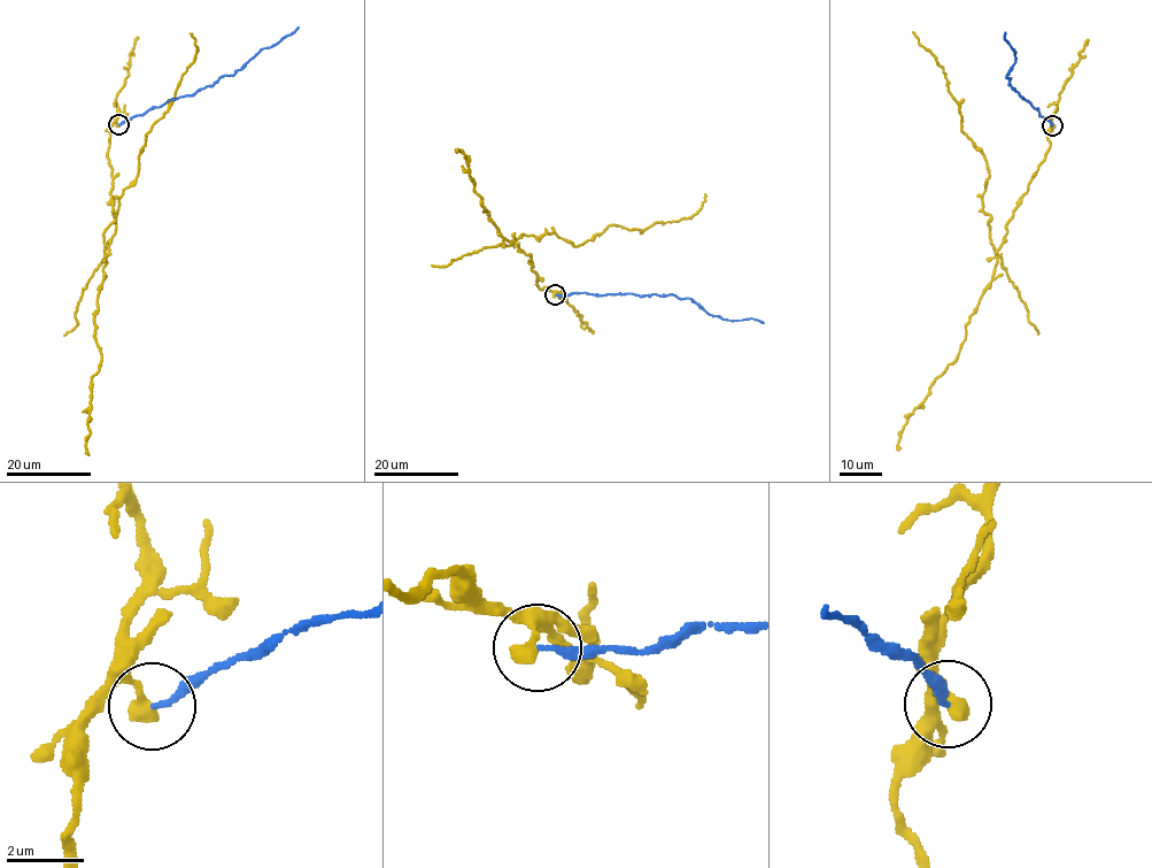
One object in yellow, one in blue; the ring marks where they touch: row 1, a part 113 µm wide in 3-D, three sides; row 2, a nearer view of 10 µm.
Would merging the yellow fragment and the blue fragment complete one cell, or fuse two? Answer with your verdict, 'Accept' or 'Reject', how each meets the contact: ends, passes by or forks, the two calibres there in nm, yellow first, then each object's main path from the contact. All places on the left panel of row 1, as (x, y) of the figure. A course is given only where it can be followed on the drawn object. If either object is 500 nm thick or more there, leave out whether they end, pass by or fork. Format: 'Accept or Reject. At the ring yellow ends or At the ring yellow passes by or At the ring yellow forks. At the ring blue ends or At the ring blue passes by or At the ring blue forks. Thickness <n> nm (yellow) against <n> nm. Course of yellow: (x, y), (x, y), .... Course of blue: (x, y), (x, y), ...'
Reject. At the ring yellow ends. At the ring blue ends. Thickness 400 nm (yellow) against 160 nm. Course of yellow: (118, 125), (110, 127), (107, 154), (116, 223), (106, 254), (103, 230), (118, 197), (194, 58), (190, 32). Course of blue: (118, 125), (233, 75), (264, 47), (272, 47), (299, 27)

